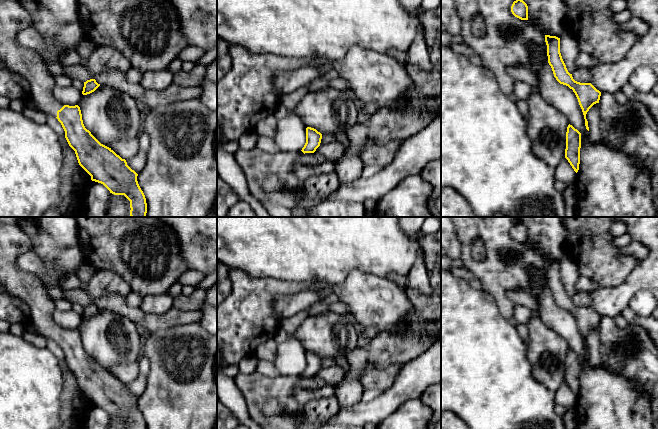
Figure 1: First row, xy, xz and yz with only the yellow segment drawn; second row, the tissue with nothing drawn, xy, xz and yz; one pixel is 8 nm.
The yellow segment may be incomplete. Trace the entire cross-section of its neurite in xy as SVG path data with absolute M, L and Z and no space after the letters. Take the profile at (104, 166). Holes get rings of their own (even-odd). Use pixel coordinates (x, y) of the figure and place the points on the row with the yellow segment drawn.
M0 0L0 59L11 71L23 75L29 82L31 98L38 110L58 119L69 146L75 151L79 165L91 176L91 180L103 184L110 193L124 195L130 201L131 217L146 217L147 203L141 190L137 176L125 159L122 159L111 148L101 144L83 124L82 114L78 105L69 106L59 103L53 96L54 79L46 63L32 49L20 46L16 35L28 28L31 16L17 0Z

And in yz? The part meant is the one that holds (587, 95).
M545 35L545 42L548 63L552 68L554 77L560 84L568 86L575 93L584 115L586 129L589 131L586 114L594 104L599 103L601 92L591 83L580 83L573 79L560 53L560 38Z

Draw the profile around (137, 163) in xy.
M140 133L138 141L140 146L138 153L132 158L126 160L127 165L137 174L139 174L145 167L146 155L150 146L150 137L146 133Z

